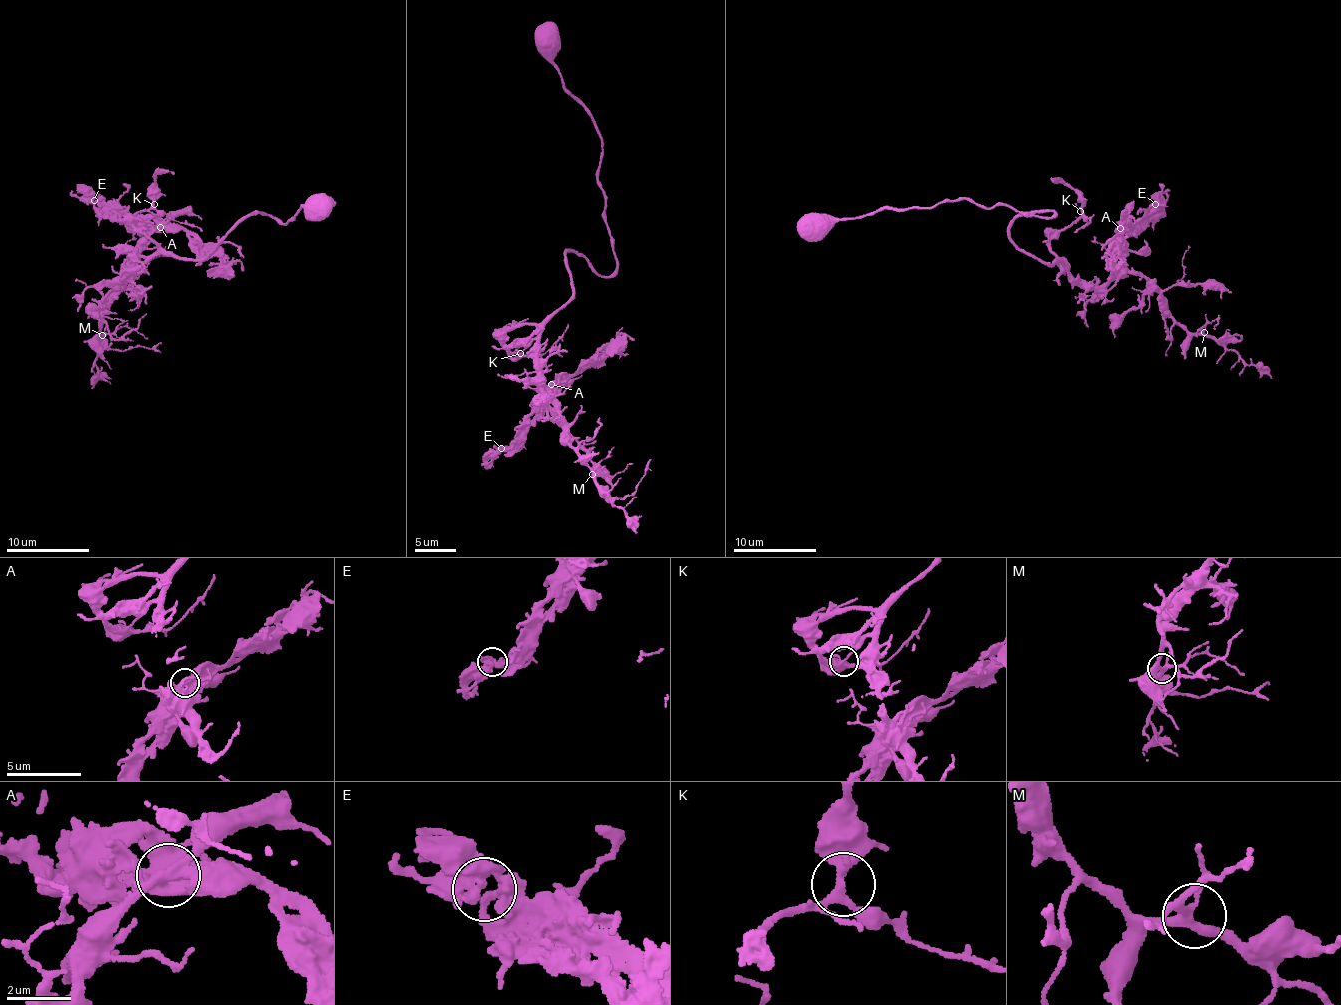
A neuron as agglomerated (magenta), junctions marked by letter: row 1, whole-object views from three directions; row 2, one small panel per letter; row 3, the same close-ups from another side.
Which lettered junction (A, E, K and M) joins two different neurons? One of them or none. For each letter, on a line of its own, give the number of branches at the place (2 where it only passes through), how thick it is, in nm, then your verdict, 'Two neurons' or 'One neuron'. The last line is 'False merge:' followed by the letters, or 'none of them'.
A: Branches: 5. Thickness 280 nm. Two neurons
E: Branches: 4. Thickness 320 nm. One neuron
K: Branches: 4. Thickness 260 nm. One neuron
M: Branches: 4. Thickness 280 nm. One neuron
False merge: A

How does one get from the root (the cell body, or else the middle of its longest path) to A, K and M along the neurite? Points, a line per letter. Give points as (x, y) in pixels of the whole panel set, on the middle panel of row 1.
A: (547, 43), (600, 137), (616, 261), (597, 275), (567, 250), (572, 295), (538, 345), (544, 394), (551, 383)
K: (547, 43), (600, 137), (616, 271), (597, 275), (567, 250), (572, 293), (507, 332), (507, 350), (520, 353)
M: (547, 43), (600, 137), (616, 261), (597, 275), (567, 250), (572, 295), (538, 345), (545, 388), (592, 474)

